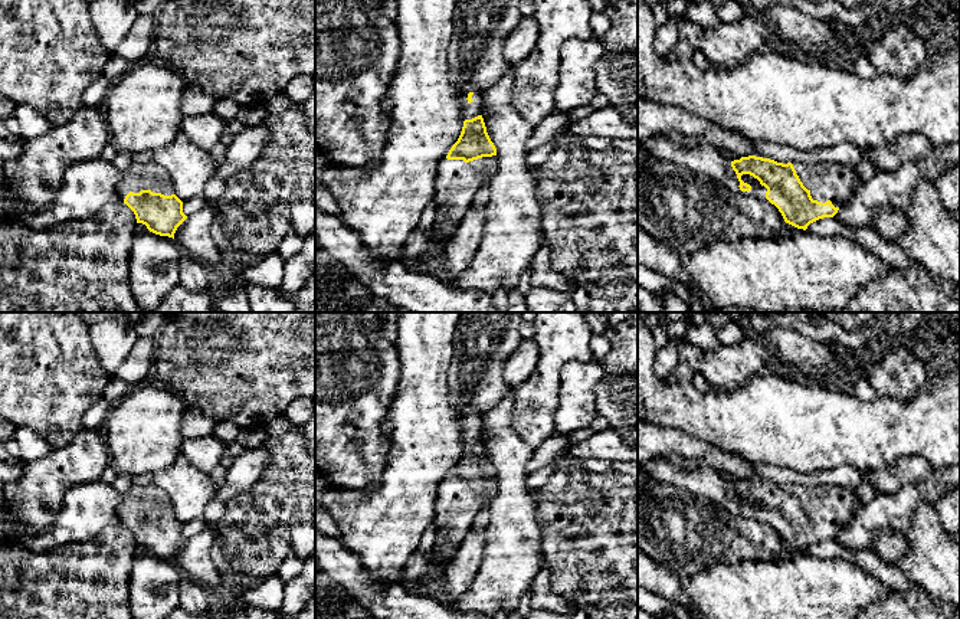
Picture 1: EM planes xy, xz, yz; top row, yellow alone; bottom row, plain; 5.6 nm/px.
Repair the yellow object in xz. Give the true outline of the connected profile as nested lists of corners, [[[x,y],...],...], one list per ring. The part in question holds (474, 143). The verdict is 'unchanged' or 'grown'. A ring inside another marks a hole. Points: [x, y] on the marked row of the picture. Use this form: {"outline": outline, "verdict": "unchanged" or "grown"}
{"outline": [[[465,83],[462,101],[462,132],[439,163],[435,197],[439,210],[430,229],[433,239],[427,239],[426,250],[417,262],[417,271],[432,269],[432,255],[438,249],[438,243],[452,238],[476,191],[497,170],[497,148],[481,115],[484,99],[471,83]]], "verdict": "grown"}

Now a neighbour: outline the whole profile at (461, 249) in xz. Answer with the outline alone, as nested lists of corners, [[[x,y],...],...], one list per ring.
[[[472,206],[455,227],[436,272],[450,282],[469,266],[485,229],[485,212]]]

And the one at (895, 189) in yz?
[[[960,141],[934,147],[933,153],[913,164],[904,164],[894,173],[879,170],[864,183],[855,196],[833,216],[851,229],[866,227],[878,206],[904,207],[920,180],[934,181],[944,171],[960,166]]]

